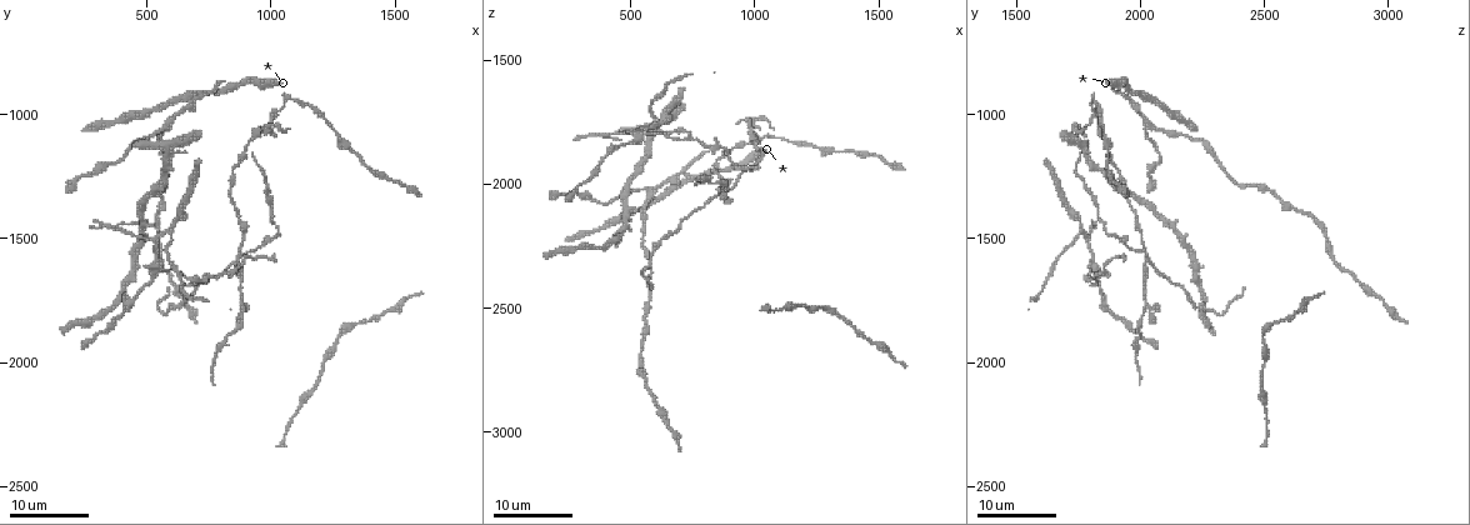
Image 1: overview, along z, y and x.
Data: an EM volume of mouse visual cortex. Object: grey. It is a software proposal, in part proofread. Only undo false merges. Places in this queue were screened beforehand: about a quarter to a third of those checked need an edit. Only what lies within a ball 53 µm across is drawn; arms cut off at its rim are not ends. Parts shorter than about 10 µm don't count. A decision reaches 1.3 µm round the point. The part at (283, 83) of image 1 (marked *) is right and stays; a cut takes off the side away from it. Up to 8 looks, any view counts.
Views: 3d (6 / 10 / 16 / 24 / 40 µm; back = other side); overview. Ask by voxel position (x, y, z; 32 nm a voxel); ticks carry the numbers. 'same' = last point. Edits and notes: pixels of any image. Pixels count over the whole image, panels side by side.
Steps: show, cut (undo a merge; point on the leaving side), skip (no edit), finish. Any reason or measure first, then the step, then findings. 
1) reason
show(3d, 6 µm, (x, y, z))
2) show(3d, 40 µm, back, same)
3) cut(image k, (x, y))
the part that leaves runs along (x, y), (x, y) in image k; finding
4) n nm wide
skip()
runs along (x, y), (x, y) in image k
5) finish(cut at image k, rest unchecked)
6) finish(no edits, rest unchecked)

looks like a crossing
show(3d, 16 µm, (880, 1780, 2030))

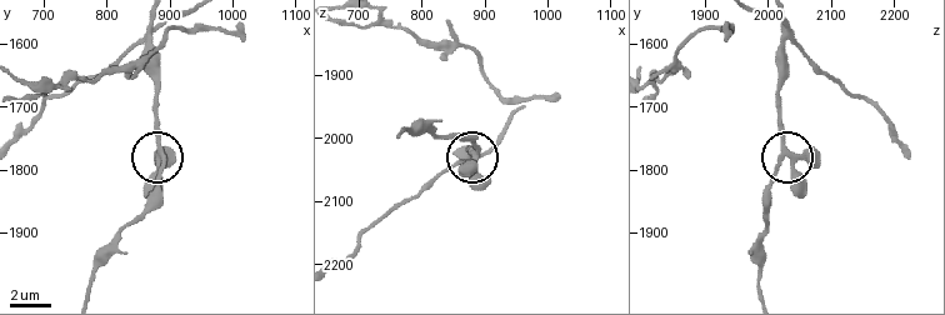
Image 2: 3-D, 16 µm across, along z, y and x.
show(3d, 10 µm, (885, 1780, 2035))

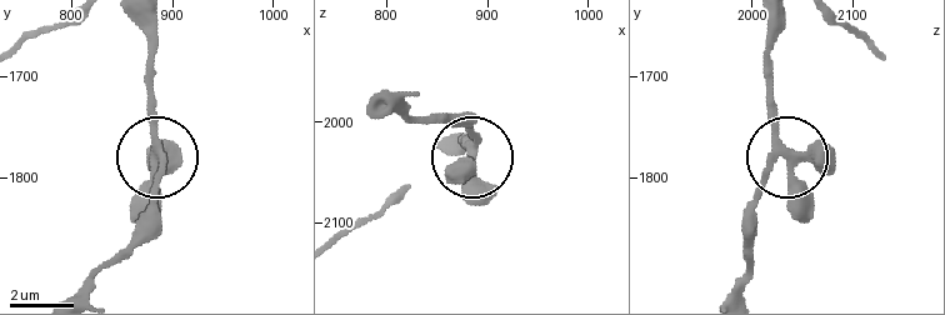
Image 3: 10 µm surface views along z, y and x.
4 arms
skip()
runs along (141, 26), (158, 209) in image 3; continuous, no second neuron

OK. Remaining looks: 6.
three arms meet
show(3d, 16 µm, (600, 1480, 1750))

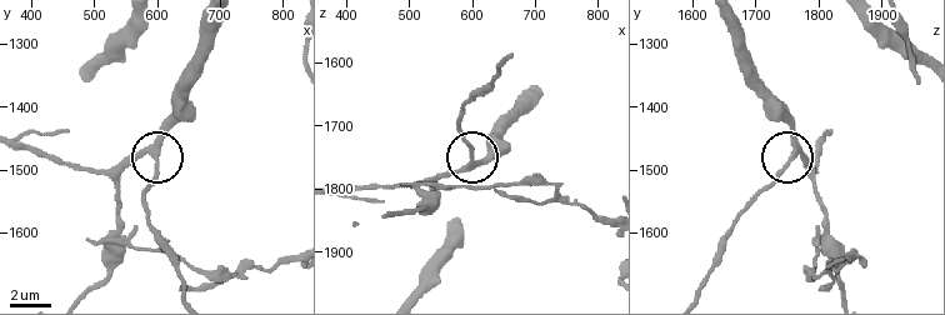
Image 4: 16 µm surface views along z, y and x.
zoom in
show(3d, 10 µm, (600, 1480, 1760))

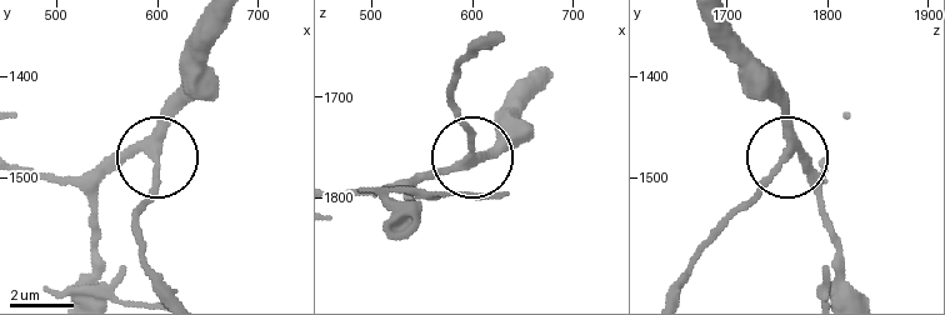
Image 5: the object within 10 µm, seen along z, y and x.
3 arms
skip()
continuous, no second neuron

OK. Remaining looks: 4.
three arms meet
show(3d, 16 µm, (530, 1590, 1810))

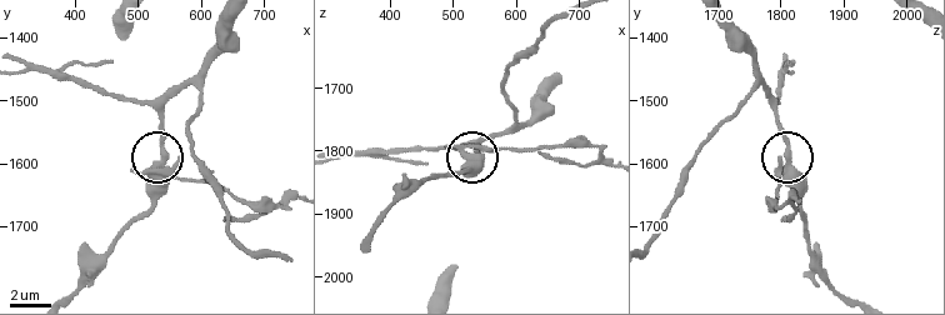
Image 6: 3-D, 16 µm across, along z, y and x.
closer look
show(3d, 6 µm, (530, 1600, 1815))

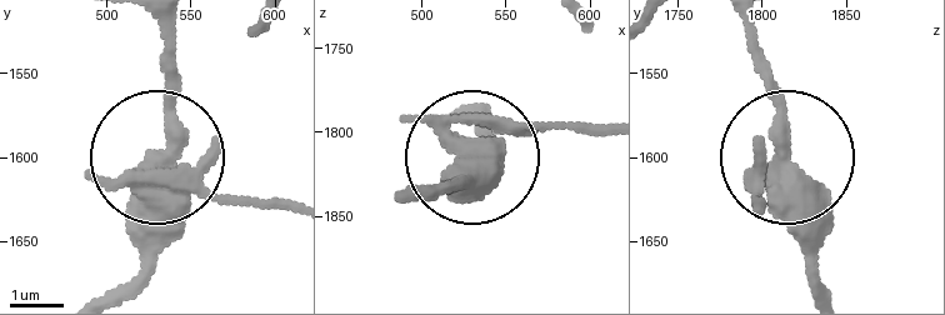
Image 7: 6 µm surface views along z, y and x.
show(3d, 6 µm, back, (530, 1600, 1812))

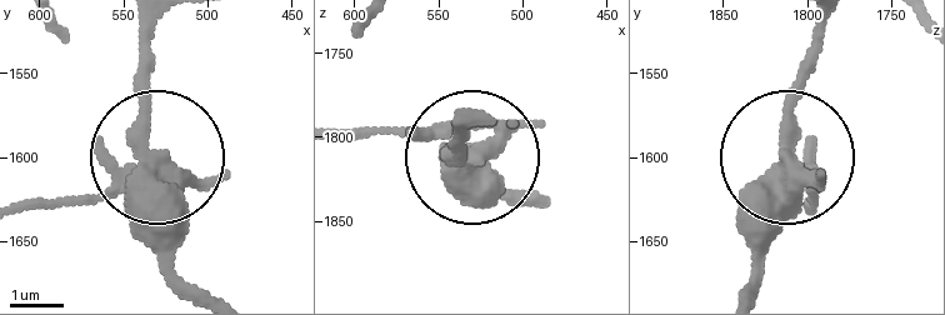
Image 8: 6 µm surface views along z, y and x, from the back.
cut(image 8, (174, 231))
the part that leaves runs along (146, 165), (96, 200), (29, 200) in image 8; two neurons meet here

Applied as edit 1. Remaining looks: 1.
finish(cut at image 8, rest unchecked)

